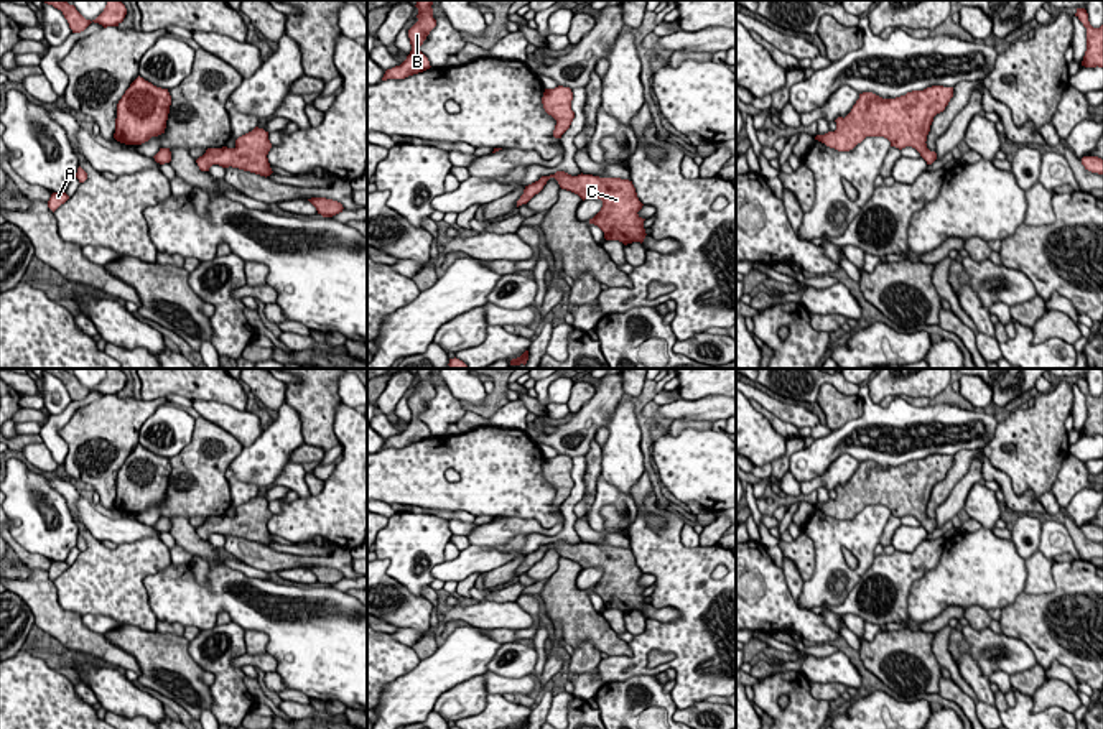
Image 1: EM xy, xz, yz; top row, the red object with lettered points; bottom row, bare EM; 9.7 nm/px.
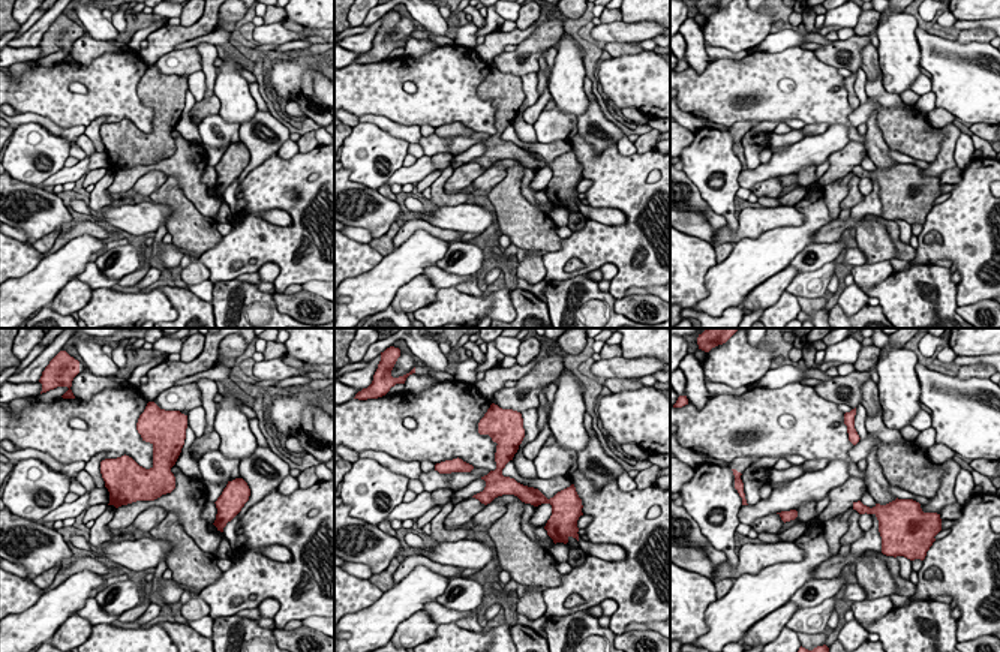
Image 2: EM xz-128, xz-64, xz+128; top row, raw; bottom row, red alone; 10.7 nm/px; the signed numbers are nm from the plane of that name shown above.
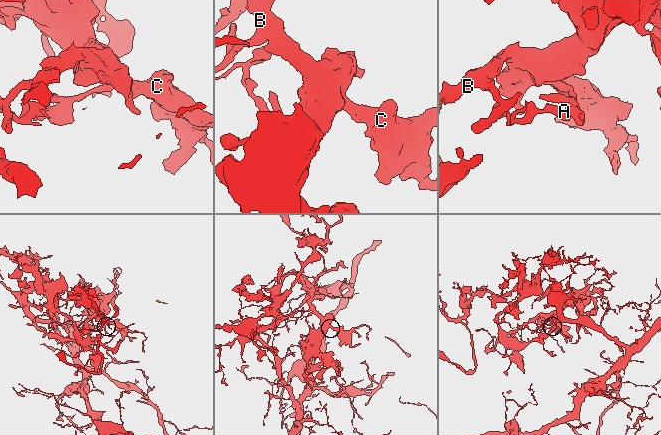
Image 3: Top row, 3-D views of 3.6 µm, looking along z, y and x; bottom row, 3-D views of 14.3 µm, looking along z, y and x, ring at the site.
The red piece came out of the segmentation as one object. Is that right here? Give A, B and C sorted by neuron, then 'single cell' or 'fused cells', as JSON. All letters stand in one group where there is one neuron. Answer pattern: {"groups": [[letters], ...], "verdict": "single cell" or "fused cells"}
{"groups": [["A"], ["B", "C"]], "verdict": "fused cells"}

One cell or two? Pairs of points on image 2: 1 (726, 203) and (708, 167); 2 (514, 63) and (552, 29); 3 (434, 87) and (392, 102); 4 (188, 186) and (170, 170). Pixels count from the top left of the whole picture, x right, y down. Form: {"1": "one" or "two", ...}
{"1": "one", "2": "one", "3": "one", "4": "one"}

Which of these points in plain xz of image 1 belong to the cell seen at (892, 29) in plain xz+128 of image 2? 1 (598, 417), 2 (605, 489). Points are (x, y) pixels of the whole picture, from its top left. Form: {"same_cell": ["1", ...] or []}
{"same_cell": []}

